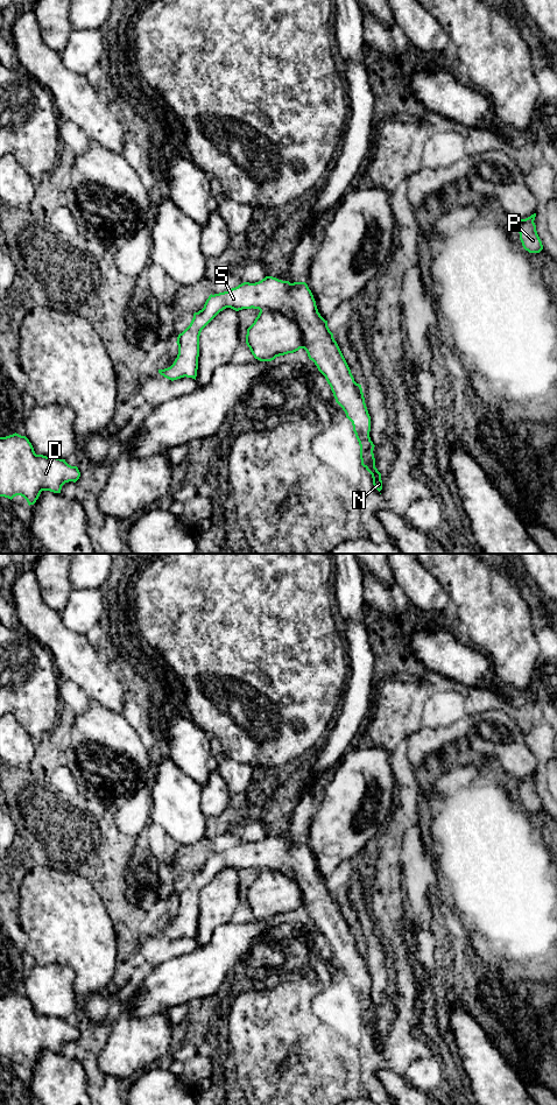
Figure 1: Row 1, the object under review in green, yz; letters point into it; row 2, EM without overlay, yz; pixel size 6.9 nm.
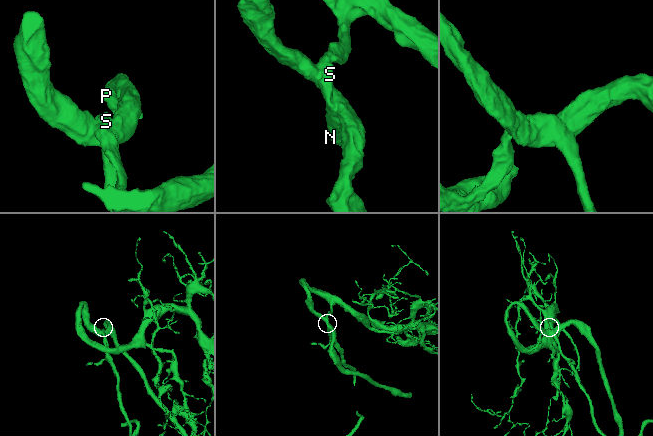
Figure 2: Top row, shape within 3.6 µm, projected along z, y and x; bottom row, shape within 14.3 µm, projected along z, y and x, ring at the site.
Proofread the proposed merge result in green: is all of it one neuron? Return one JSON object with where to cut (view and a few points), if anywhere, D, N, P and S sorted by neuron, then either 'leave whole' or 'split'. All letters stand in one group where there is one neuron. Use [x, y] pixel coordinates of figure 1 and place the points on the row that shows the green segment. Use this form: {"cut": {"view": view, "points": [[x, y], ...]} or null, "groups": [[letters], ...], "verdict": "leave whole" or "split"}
{"cut": null, "groups": [["D", "N", "P", "S"]], "verdict": "leave whole"}

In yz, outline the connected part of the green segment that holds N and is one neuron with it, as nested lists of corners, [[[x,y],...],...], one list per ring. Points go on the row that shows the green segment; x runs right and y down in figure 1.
[[[266,276],[255,283],[244,282],[227,291],[211,294],[204,308],[193,314],[190,325],[178,335],[178,354],[174,364],[158,369],[158,373],[171,381],[184,376],[196,380],[200,332],[226,308],[235,311],[260,310],[246,335],[246,344],[255,359],[272,361],[299,349],[306,351],[330,385],[336,402],[352,422],[360,445],[361,465],[372,474],[373,485],[380,492],[381,473],[375,467],[375,445],[369,437],[371,416],[361,385],[354,381],[327,321],[318,312],[305,282],[290,283]]]

